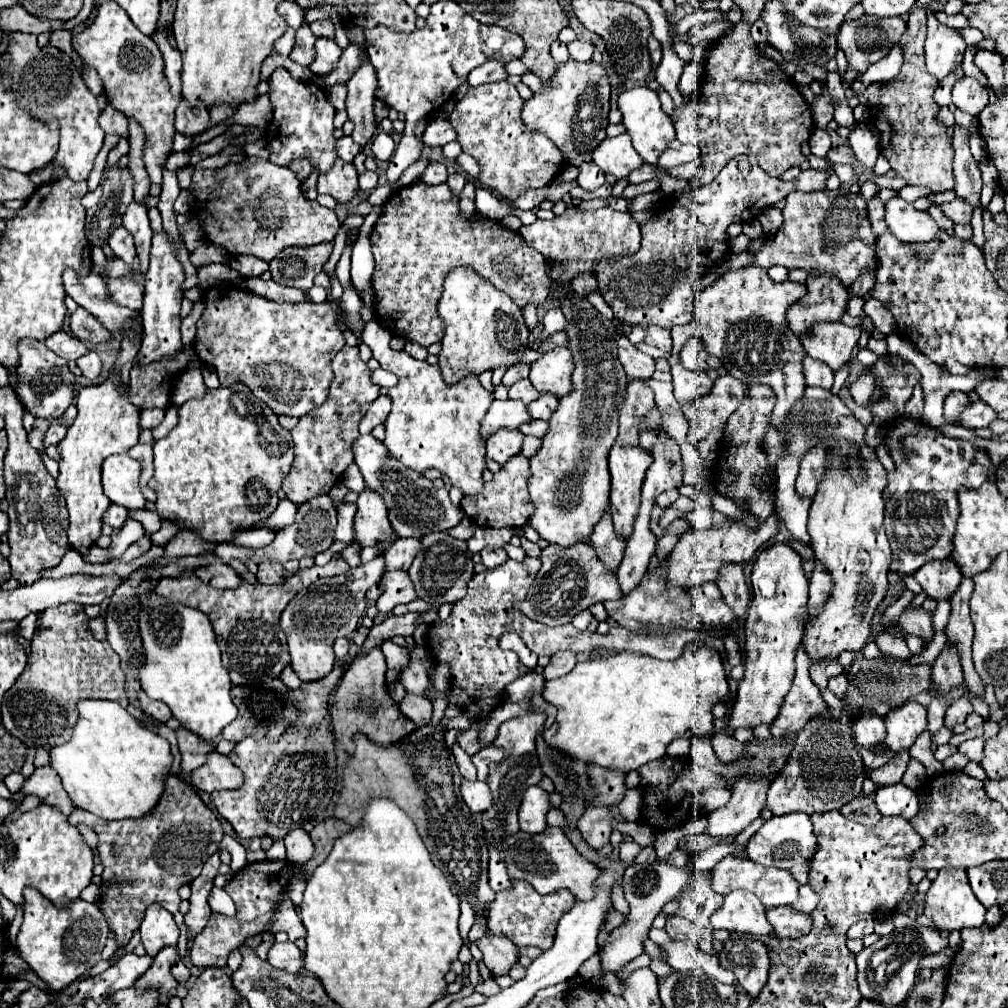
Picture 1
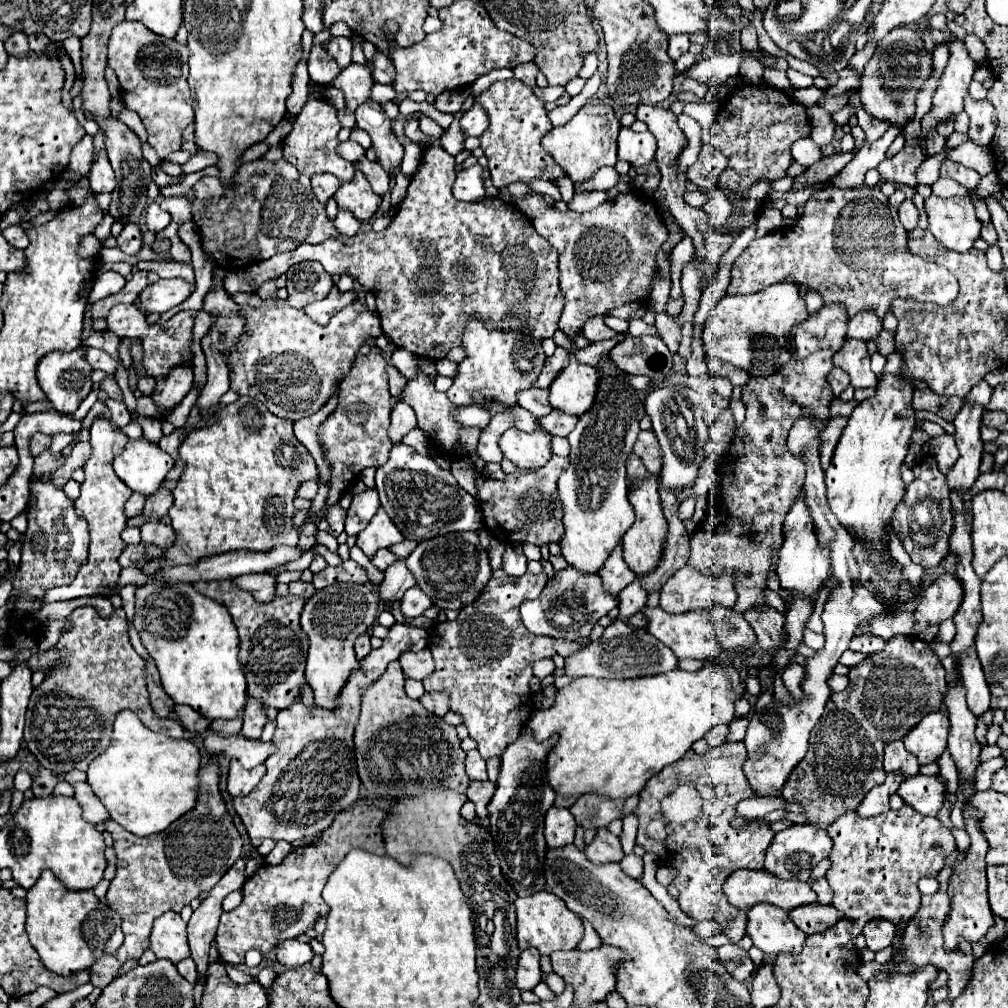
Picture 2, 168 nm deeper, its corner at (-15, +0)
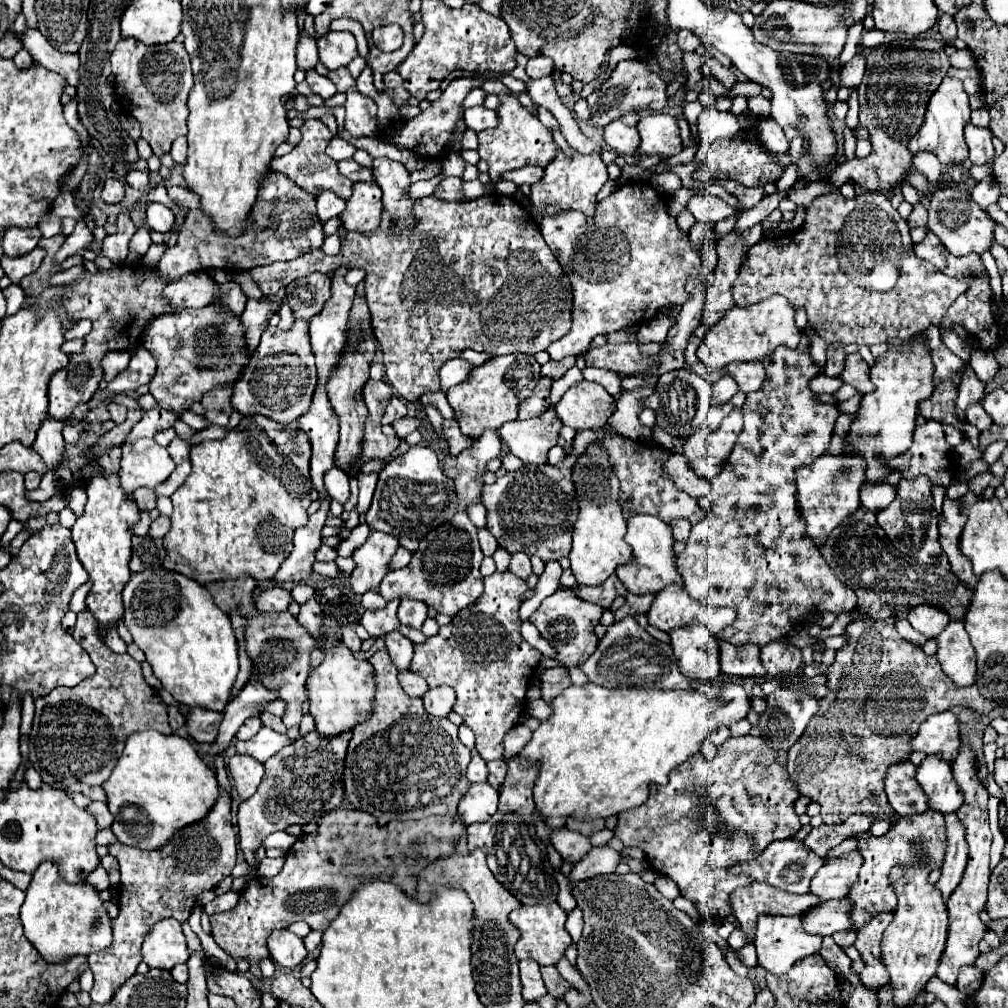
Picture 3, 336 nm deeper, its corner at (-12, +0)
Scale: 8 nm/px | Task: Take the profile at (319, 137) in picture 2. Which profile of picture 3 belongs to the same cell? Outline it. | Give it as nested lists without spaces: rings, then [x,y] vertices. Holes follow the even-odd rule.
[[[307,119],[303,123],[303,127],[301,127],[301,133],[303,133],[303,139],[299,141],[299,145],[293,147],[293,151],[289,155],[283,155],[283,157],[277,157],[277,159],[271,161],[273,171],[285,173],[291,181],[295,181],[299,187],[303,187],[305,191],[309,191],[313,197],[317,193],[321,193],[321,189],[331,189],[341,199],[347,199],[349,193],[351,193],[353,183],[339,173],[337,163],[325,153],[325,147],[333,139],[333,133],[327,129],[327,125],[321,119]]]

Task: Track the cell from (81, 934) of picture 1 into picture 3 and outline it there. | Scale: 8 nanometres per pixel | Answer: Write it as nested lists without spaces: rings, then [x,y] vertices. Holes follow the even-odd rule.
[[[45,861],[37,867],[33,873],[33,879],[27,887],[25,903],[21,905],[21,923],[25,929],[25,937],[35,945],[39,955],[49,963],[65,963],[75,955],[91,955],[105,951],[113,943],[113,929],[111,929],[111,917],[107,915],[107,909],[99,897],[99,893],[89,883],[67,883],[57,871],[57,863]]]

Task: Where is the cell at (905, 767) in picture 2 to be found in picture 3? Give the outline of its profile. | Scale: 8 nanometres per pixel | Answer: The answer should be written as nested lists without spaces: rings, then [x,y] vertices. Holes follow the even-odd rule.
[[[909,759],[889,765],[885,777],[885,793],[891,807],[897,809],[899,815],[923,813],[929,809],[925,793],[921,793],[921,787],[915,781],[915,765]]]

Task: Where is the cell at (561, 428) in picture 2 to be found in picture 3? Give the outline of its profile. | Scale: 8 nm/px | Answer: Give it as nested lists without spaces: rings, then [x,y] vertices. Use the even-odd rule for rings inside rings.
[[[563,425],[563,427],[561,427],[561,433],[559,433],[559,441],[557,441],[557,443],[567,451],[567,449],[571,447],[571,441],[573,441],[573,437],[575,437],[575,435],[577,435],[577,431],[575,431],[573,427]]]

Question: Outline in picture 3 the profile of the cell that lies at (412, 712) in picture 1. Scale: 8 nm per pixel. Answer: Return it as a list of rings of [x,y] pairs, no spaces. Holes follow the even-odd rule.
[[[441,685],[441,687],[435,687],[435,689],[429,689],[425,695],[423,695],[423,703],[425,703],[425,709],[437,717],[447,717],[449,711],[453,709],[455,705],[455,693],[451,687],[447,685]]]

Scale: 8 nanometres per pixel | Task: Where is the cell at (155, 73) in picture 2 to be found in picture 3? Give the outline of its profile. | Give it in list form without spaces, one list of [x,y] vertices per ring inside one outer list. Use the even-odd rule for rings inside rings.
[[[123,37],[111,53],[115,73],[115,93],[121,107],[141,125],[141,137],[151,145],[155,155],[165,155],[175,137],[187,133],[187,93],[193,87],[189,55],[181,43],[145,45],[133,37]]]

